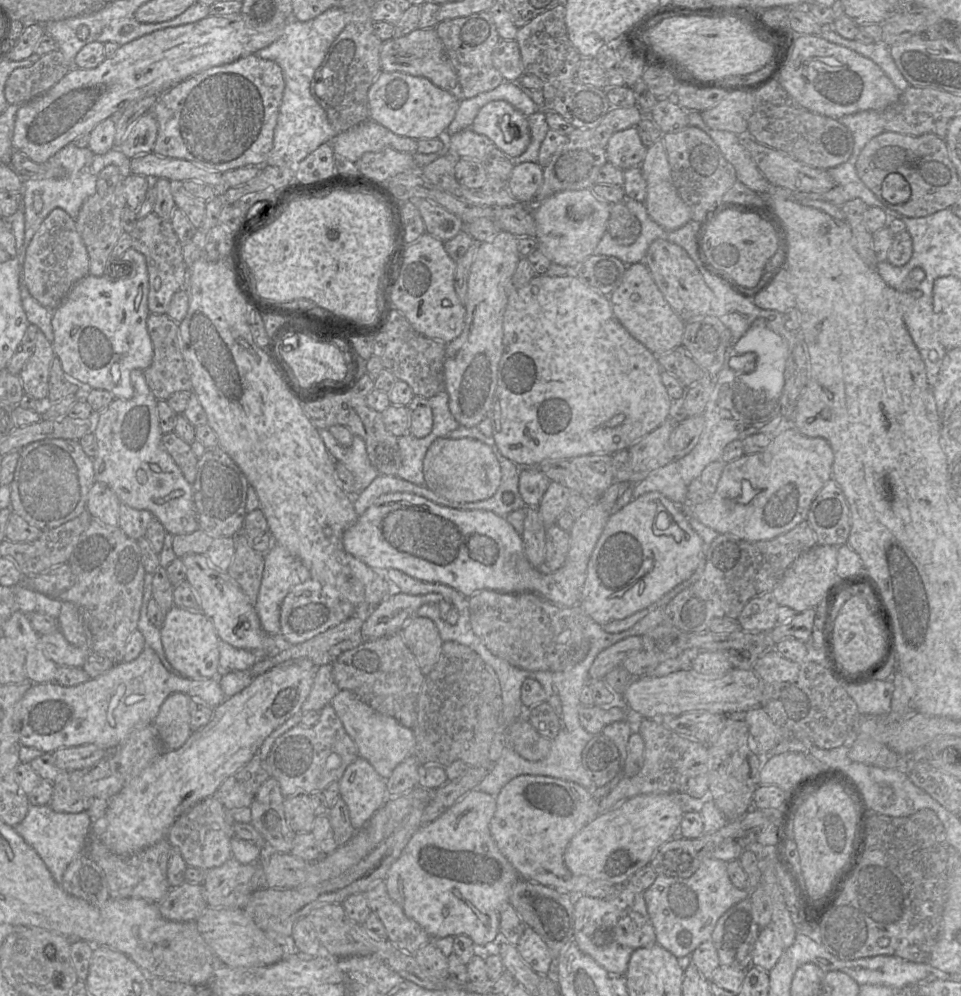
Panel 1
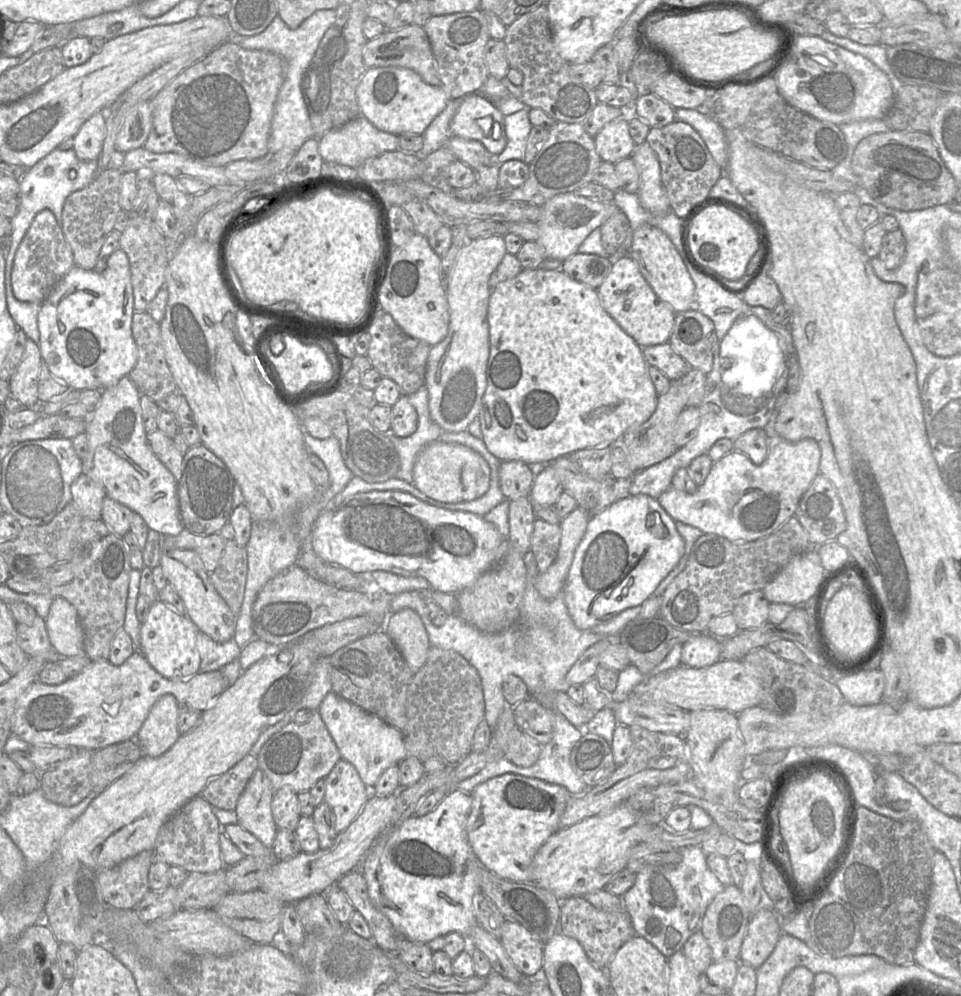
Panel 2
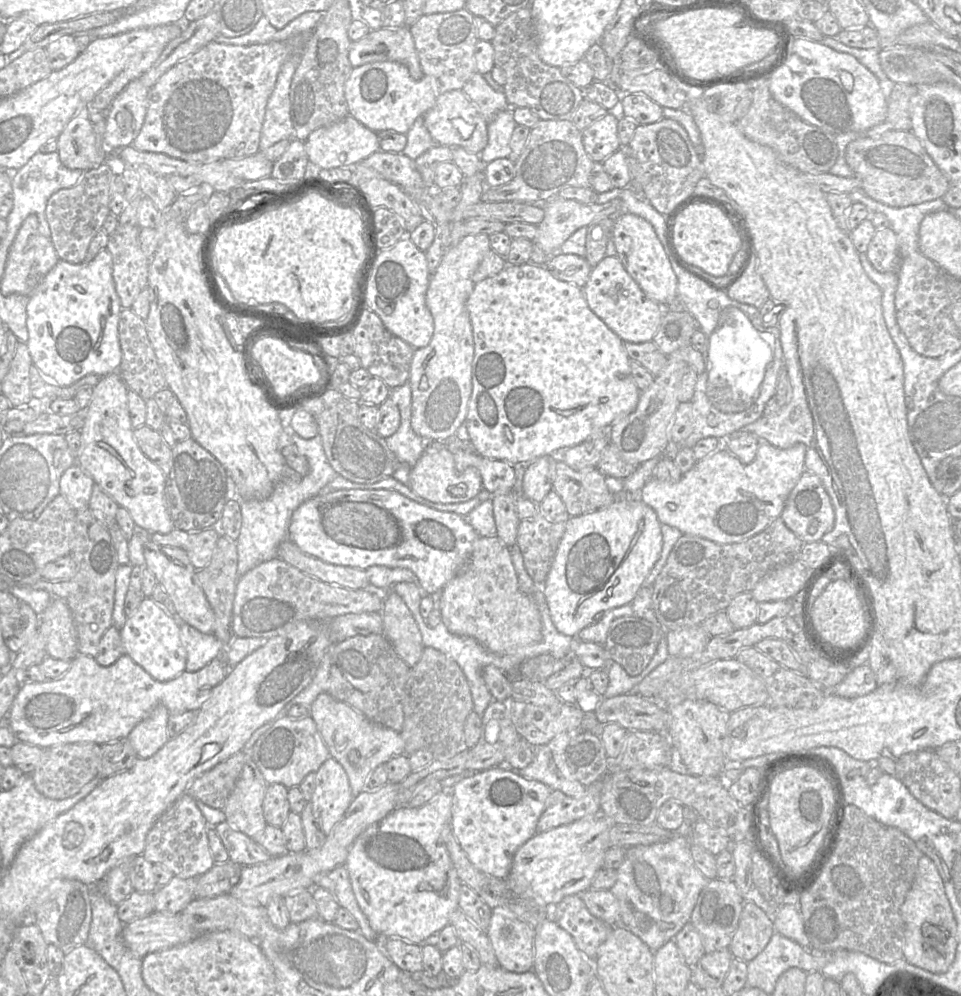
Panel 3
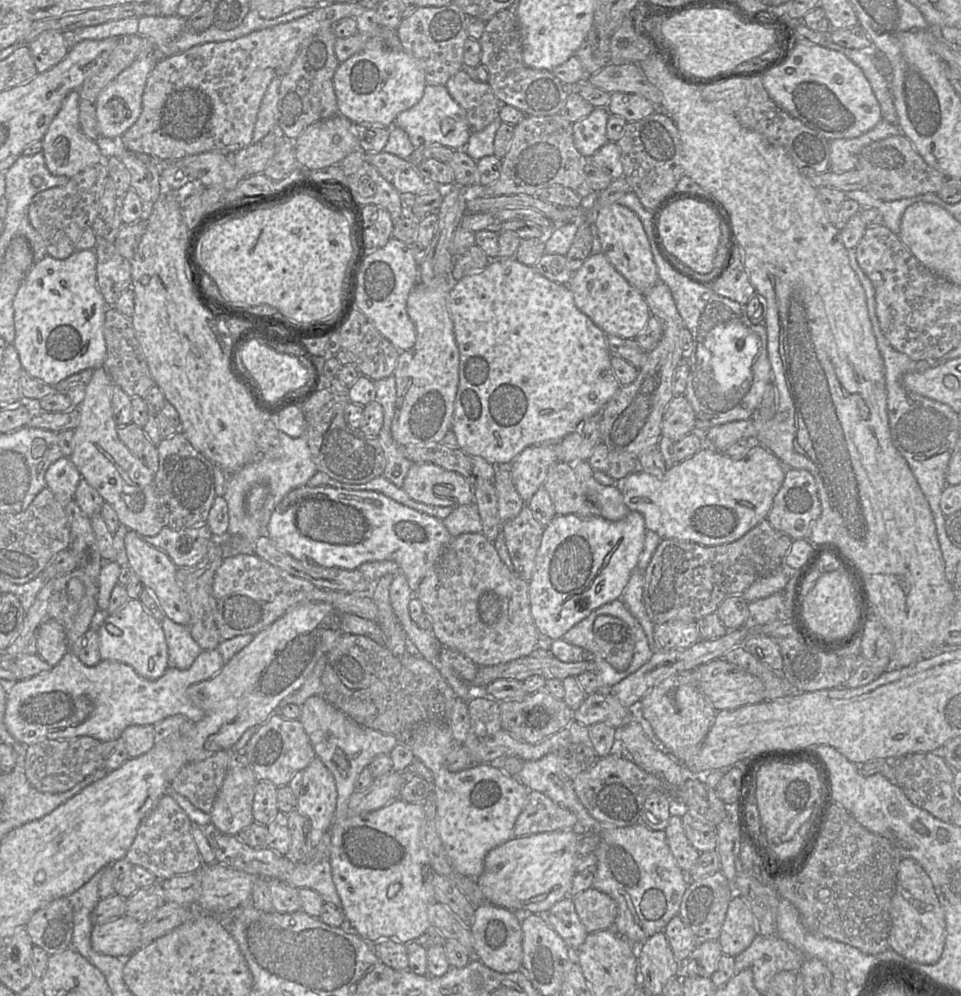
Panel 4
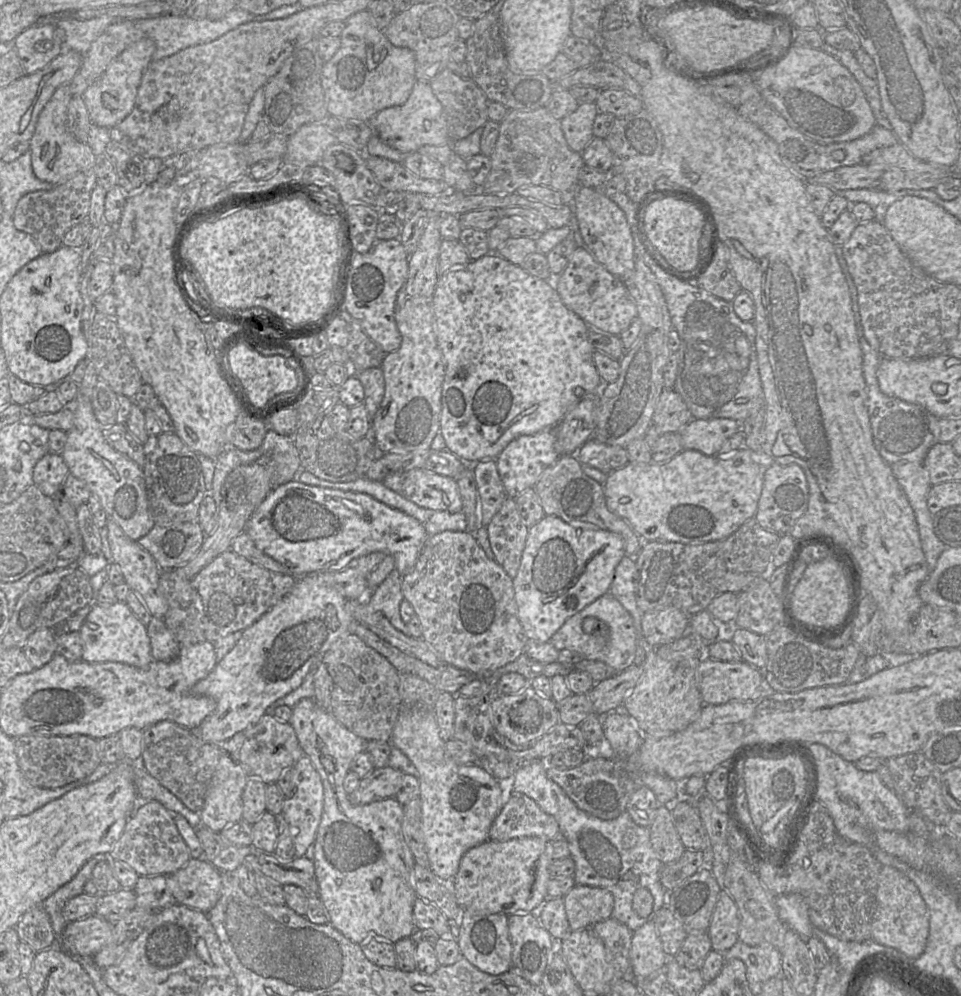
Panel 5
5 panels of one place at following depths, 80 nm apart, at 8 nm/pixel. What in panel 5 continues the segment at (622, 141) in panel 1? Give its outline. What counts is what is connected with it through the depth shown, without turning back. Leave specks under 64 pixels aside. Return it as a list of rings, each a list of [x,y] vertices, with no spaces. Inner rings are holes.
[[[580,103],[573,113],[560,120],[566,142],[573,151],[581,154],[594,139],[593,123],[598,113],[595,103]]]

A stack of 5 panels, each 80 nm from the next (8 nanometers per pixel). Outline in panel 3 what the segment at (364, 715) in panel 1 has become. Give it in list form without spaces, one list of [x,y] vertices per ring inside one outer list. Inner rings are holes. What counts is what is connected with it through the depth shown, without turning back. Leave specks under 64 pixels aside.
[[[322,693],[315,699],[310,705],[309,715],[316,723],[330,757],[337,760],[345,769],[354,794],[366,788],[365,780],[374,769],[393,757],[406,755],[405,743],[399,732],[369,720],[329,693]]]

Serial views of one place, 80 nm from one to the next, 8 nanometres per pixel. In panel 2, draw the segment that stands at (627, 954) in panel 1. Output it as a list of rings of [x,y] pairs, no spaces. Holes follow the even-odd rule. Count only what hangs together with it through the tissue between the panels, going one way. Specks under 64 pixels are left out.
[[[572,896],[562,900],[559,931],[576,939],[582,945],[590,961],[603,969],[608,966],[617,950],[636,935],[630,917],[624,909],[600,910],[583,896]]]

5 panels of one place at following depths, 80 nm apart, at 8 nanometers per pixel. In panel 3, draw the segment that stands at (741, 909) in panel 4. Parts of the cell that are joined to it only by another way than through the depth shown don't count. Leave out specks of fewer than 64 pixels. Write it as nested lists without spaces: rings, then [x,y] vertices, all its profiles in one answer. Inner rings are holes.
[[[745,901],[728,950],[734,958],[749,962],[764,950],[774,933],[773,920],[753,902]]]

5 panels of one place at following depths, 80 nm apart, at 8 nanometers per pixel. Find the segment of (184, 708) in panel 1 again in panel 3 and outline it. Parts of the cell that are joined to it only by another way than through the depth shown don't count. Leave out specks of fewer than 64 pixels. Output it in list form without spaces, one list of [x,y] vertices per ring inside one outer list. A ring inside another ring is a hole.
[[[159,704],[149,717],[131,730],[127,739],[139,758],[153,756],[170,739],[167,733],[169,717],[168,709]]]

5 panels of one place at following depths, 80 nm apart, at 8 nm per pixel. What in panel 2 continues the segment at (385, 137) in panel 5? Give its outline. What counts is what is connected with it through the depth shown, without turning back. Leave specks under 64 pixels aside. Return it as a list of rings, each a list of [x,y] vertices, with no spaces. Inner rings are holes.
[[[476,94],[460,99],[450,123],[452,136],[477,140],[488,151],[498,154],[507,143],[503,132],[504,115],[495,102]]]

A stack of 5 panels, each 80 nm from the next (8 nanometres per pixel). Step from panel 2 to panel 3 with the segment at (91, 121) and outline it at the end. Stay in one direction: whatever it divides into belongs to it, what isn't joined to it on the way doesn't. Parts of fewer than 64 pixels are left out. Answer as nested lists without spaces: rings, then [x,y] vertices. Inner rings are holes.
[[[88,106],[77,111],[56,141],[56,152],[68,169],[87,171],[107,159],[102,137],[96,135],[91,123]]]

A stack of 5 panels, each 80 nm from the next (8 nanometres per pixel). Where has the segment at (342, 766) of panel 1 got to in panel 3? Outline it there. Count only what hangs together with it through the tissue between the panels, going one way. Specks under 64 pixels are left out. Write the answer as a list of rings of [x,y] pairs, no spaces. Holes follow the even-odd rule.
[[[310,715],[300,720],[279,716],[249,752],[269,784],[299,787],[304,778],[330,758],[329,750]]]

